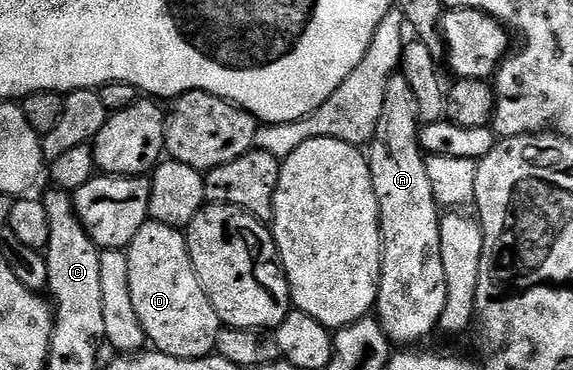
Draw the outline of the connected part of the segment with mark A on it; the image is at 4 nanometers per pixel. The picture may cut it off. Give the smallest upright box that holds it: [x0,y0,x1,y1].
[369,72,447,344]

